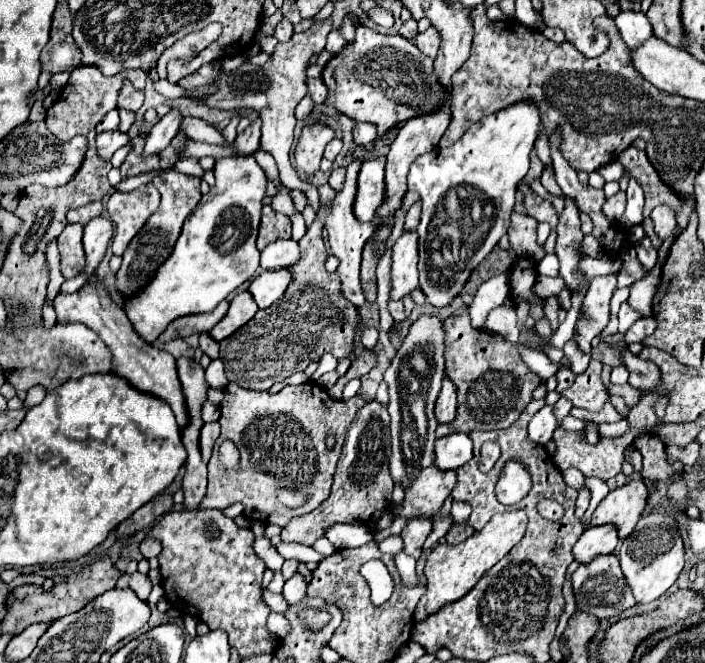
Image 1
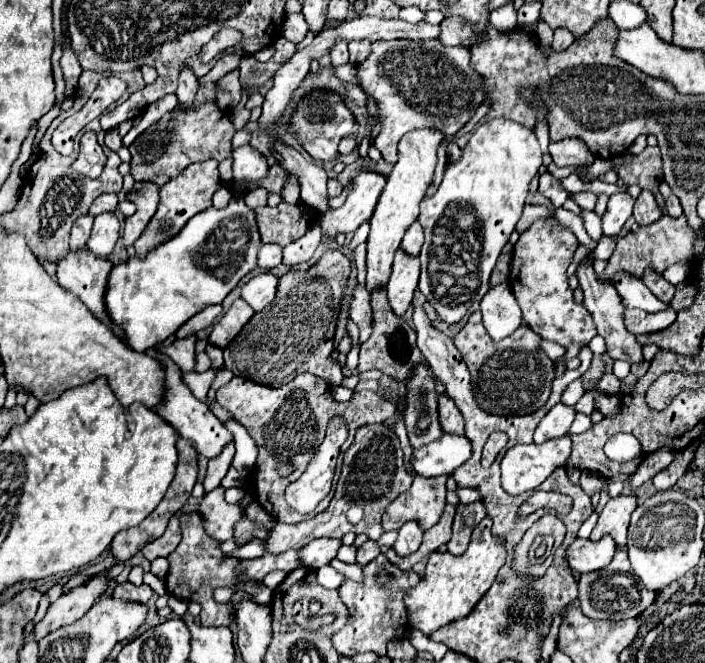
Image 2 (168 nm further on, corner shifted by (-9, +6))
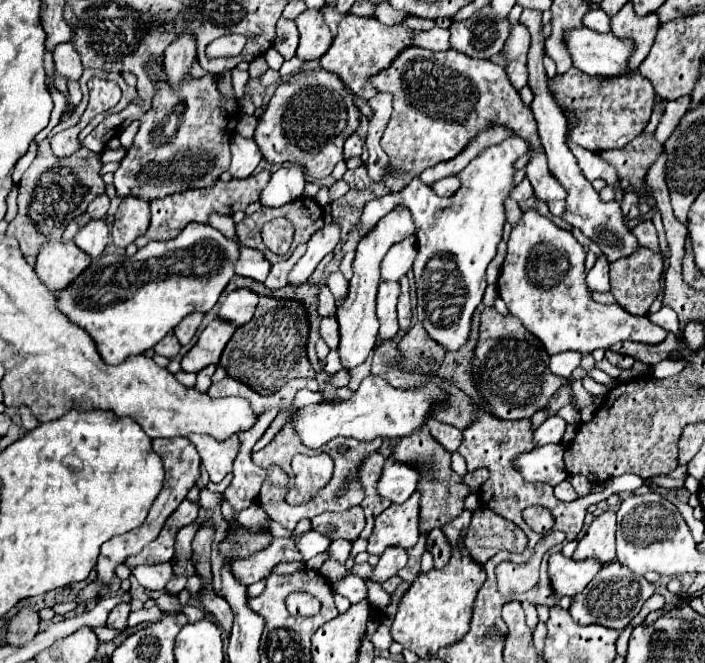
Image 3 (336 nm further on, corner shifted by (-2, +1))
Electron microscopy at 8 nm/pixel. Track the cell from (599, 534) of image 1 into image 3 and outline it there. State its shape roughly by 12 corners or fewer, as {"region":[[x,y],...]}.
{"region":[[556,552],[548,560],[558,598],[574,596],[602,570],[594,558],[578,562]]}

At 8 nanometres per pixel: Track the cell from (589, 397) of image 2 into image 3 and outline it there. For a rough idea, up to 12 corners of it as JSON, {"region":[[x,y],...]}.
{"region":[[572,404],[560,408],[556,414],[568,424],[580,424],[580,412]]}

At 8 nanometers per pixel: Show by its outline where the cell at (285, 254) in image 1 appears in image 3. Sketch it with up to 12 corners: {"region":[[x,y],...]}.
{"region":[[242,248],[236,274],[264,282],[270,262]]}

